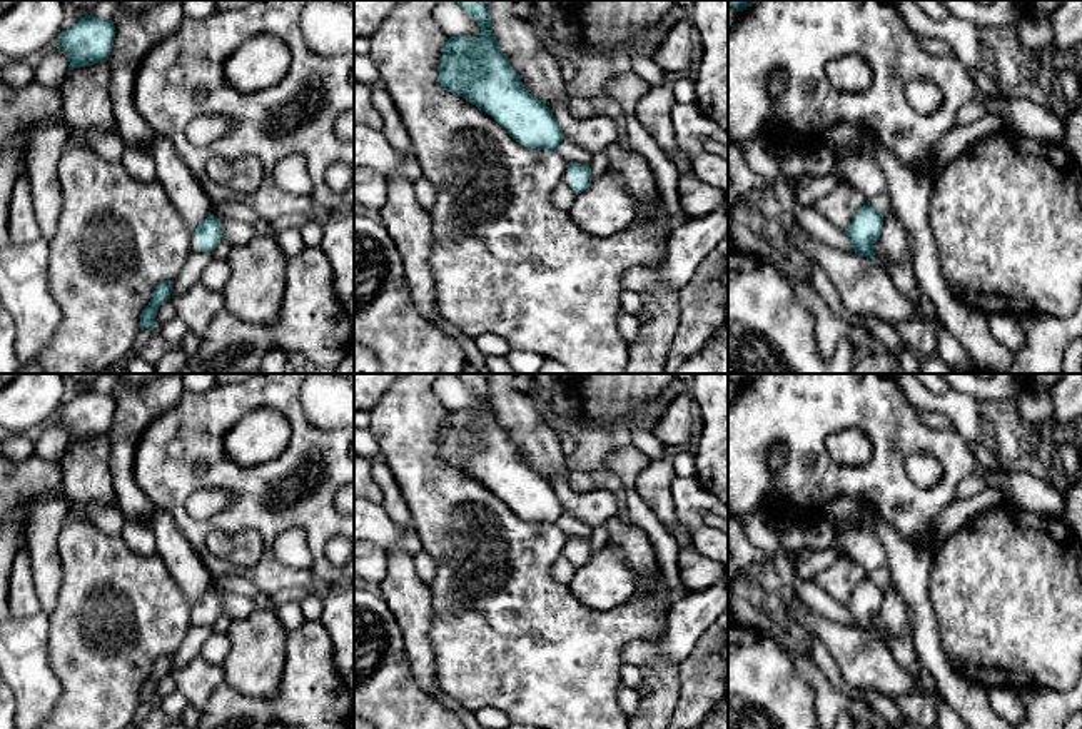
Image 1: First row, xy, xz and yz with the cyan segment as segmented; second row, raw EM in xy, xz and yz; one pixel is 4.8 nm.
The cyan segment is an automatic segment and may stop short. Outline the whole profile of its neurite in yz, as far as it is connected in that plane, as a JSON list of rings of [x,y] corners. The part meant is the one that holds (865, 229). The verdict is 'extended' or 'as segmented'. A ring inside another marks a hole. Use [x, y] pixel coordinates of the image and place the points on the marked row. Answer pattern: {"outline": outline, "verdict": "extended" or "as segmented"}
{"outline": [[[867,202],[853,217],[850,227],[845,230],[845,235],[850,239],[857,255],[873,259],[883,267],[873,254],[873,244],[880,240],[882,225],[883,214]]], "verdict": "as segmented"}

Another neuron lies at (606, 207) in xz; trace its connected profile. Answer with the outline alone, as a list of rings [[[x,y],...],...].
[[[608,170],[576,195],[569,215],[581,230],[609,237],[635,222],[635,199],[623,178]]]

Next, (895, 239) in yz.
[[[893,210],[883,215],[880,242],[897,264],[912,264],[912,242],[907,229]]]

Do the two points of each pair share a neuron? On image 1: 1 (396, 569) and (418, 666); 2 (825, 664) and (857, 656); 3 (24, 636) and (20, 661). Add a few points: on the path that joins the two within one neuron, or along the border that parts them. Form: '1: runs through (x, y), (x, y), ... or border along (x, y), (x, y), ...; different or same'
1: runs through (404, 593), (414, 613), (418, 643); same
2: border along (810, 633), (824, 644), (839, 673), (859, 689); different
3: runs through (24, 643), (22, 654); same

